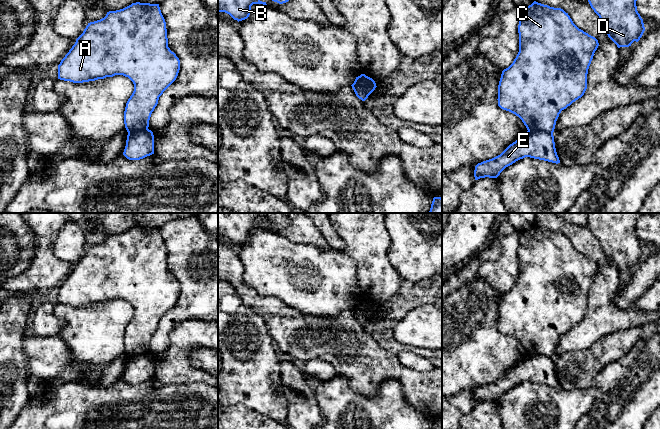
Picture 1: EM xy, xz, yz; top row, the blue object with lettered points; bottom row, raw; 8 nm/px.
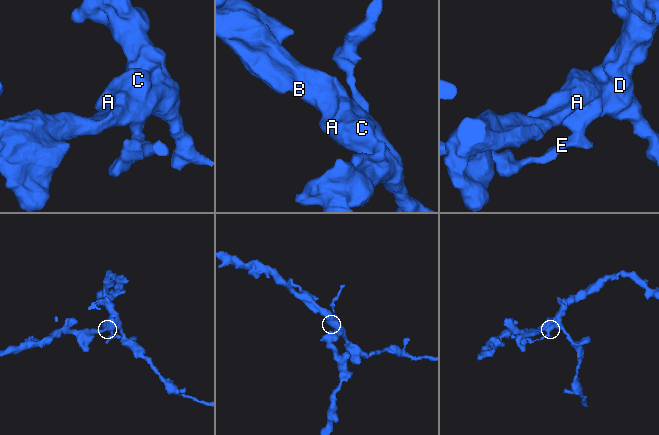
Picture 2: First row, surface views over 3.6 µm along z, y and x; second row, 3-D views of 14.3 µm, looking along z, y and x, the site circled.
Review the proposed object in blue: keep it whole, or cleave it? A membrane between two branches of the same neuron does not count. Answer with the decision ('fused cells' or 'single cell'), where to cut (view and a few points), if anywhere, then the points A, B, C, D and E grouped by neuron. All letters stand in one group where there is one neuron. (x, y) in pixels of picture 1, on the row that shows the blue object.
fused cells | yz (528, 130), (541, 130), (552, 134) | A B C D / E

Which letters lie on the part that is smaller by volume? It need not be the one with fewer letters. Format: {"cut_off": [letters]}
{"cut_off": ["E"]}

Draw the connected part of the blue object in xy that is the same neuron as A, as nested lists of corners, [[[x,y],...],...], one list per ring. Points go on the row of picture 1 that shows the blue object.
[[[132,3],[116,11],[107,12],[100,20],[90,22],[75,44],[58,65],[58,79],[73,83],[83,83],[123,75],[134,84],[134,91],[128,99],[124,111],[124,124],[128,133],[147,130],[152,112],[159,97],[176,80],[180,70],[180,60],[168,47],[166,22],[159,4]]]

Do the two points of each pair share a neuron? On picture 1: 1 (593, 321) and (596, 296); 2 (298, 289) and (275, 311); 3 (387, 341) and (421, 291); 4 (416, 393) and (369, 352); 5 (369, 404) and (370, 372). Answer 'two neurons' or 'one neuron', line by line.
1: one neuron
2: two neurons
3: one neuron
4: one neuron
5: two neurons

